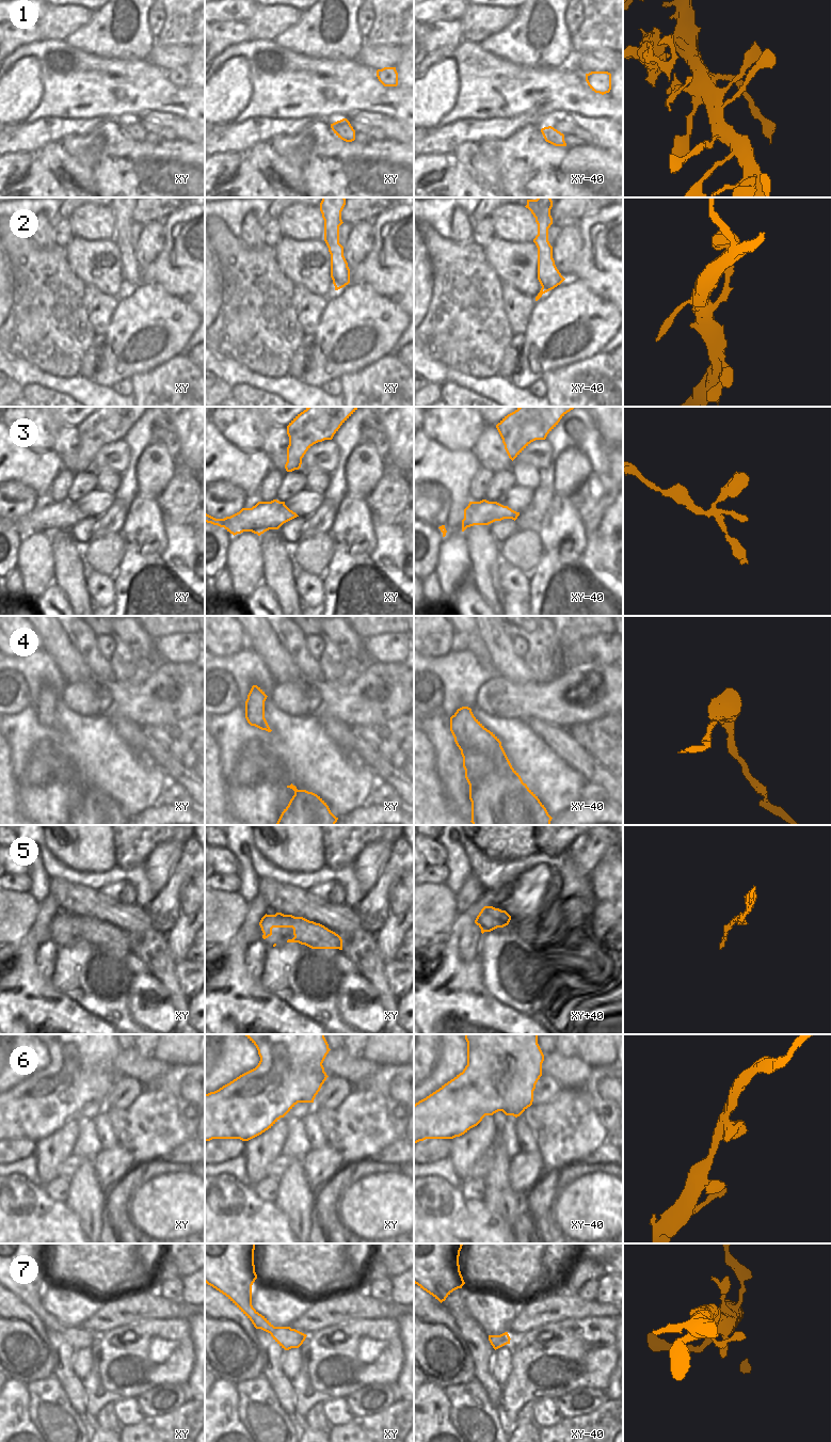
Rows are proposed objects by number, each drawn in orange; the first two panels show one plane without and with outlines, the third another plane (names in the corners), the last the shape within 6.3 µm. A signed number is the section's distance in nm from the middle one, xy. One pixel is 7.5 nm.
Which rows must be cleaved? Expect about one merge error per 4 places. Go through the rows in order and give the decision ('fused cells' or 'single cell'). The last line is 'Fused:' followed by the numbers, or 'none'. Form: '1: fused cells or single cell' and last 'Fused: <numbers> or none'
1: single cell
2: single cell
3: fused cells
4: single cell
5: single cell
6: single cell
7: single cell
Fused: 3

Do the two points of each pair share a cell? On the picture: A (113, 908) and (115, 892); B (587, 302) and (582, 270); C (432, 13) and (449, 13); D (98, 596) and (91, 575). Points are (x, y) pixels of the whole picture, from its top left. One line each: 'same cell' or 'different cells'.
A: different cells
B: different cells
C: same cell
D: same cell

